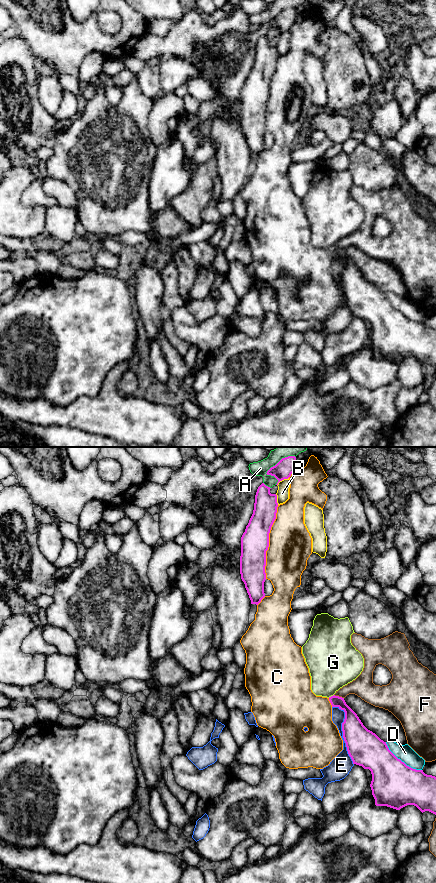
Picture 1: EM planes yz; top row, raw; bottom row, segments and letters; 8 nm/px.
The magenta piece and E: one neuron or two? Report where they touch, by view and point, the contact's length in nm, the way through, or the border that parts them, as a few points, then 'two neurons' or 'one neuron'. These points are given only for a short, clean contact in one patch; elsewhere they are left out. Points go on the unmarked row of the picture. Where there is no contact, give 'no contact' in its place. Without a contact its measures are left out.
contact yz (343, 284); length 500 nm; one neuron

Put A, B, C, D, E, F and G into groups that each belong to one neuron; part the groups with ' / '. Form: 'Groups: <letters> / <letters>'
Groups: A / B / C / D / E / F / G

